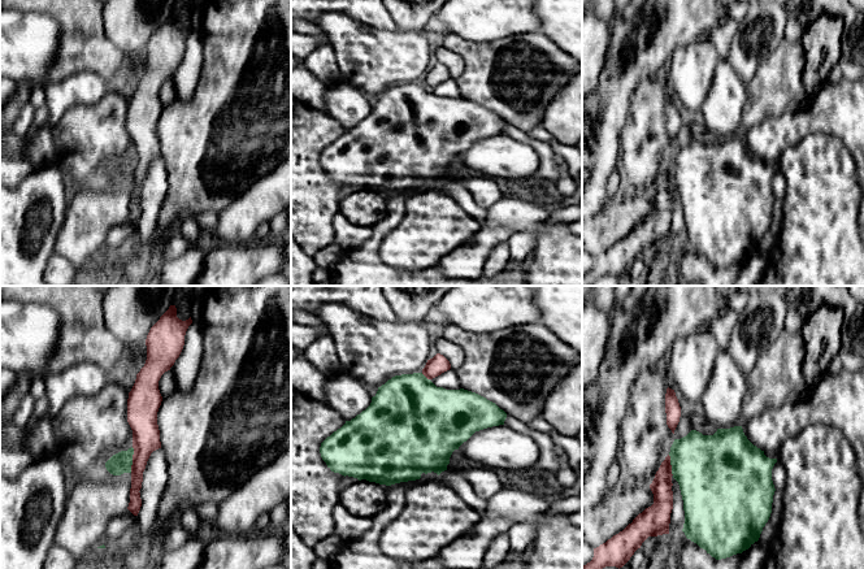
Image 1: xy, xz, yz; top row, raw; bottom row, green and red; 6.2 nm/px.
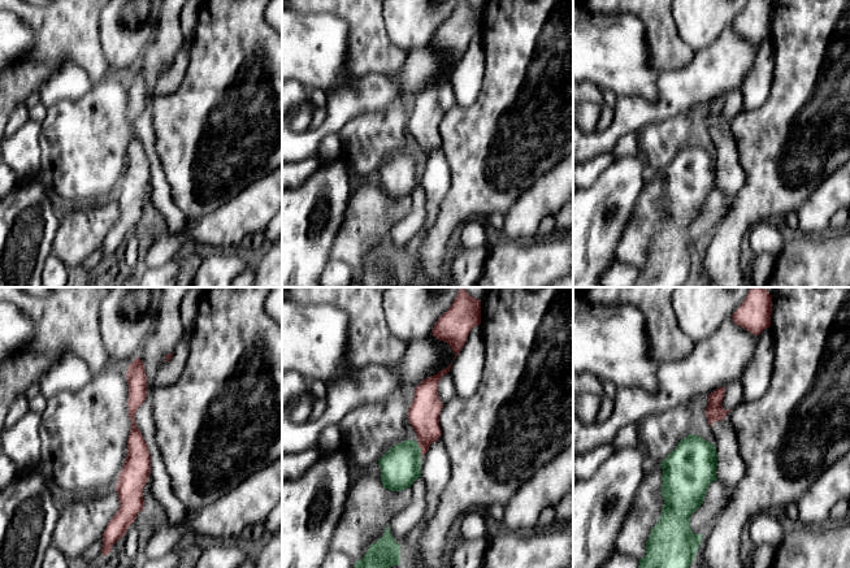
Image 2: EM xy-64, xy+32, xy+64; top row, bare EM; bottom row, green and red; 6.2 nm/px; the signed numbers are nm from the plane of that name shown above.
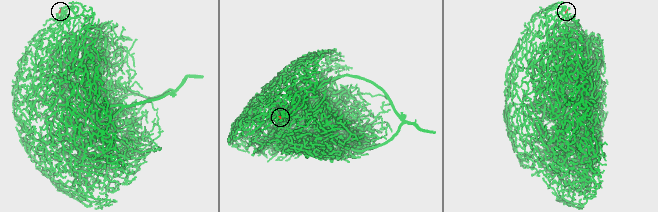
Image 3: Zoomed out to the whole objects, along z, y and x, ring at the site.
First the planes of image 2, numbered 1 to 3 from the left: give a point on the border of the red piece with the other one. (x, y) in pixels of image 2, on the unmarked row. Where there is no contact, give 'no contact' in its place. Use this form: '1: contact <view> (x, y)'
1: no contact
2: contact xy+32 (420, 160)
3: no contact

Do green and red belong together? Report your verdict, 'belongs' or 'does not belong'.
does not belong

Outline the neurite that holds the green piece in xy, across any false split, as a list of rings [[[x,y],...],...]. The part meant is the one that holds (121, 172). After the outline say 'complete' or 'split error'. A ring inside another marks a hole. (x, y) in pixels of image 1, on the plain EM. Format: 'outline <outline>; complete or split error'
outline [[[134,157],[121,160],[113,164],[107,171],[107,179],[113,184],[121,184],[123,182],[131,182]]]; complete

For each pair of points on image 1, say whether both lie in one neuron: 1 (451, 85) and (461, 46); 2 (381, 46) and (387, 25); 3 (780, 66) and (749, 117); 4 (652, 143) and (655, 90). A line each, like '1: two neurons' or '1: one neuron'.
1: two neurons
2: two neurons
3: one neuron
4: one neuron

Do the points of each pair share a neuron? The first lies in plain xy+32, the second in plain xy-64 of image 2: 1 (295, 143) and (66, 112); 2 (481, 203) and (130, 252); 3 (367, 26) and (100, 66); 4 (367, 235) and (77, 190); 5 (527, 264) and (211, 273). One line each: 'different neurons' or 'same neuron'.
1: different neurons
2: different neurons
3: same neuron
4: different neurons
5: same neuron

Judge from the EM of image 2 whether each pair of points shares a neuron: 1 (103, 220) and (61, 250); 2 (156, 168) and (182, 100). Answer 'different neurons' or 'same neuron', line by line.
1: same neuron
2: different neurons

